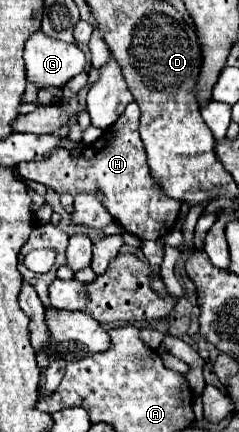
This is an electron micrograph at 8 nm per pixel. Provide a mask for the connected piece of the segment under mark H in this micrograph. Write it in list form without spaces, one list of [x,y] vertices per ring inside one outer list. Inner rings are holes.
[[[133,101],[127,105],[121,119],[109,127],[93,145],[87,145],[83,153],[75,159],[67,149],[53,149],[41,161],[25,161],[17,165],[17,171],[29,179],[37,181],[59,195],[63,193],[93,193],[103,191],[101,203],[109,211],[115,223],[123,227],[123,231],[139,237],[141,241],[159,241],[163,239],[177,221],[181,203],[165,197],[161,189],[155,185],[153,177],[149,175],[147,161],[145,161],[145,147],[139,139],[139,105]]]

